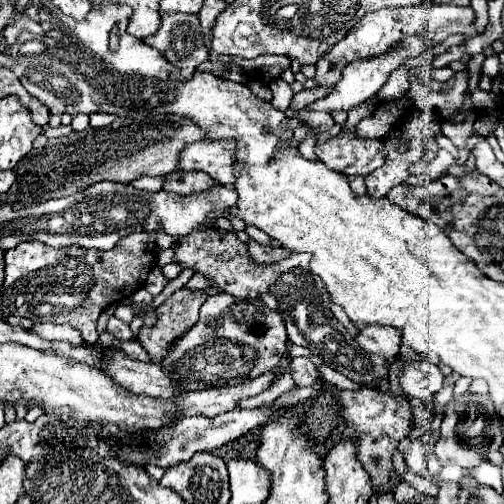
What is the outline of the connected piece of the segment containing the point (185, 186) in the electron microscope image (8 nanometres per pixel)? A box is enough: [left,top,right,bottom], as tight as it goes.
[163,172,217,196]

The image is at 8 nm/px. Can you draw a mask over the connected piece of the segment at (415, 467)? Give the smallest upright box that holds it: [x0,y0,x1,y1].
[405,440,429,474]

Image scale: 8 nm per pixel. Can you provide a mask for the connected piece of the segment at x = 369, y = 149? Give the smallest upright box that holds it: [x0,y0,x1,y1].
[315,130,385,176]

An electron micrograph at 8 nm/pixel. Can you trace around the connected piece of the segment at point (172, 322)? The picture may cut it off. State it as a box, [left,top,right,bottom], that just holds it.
[137,288,207,362]

